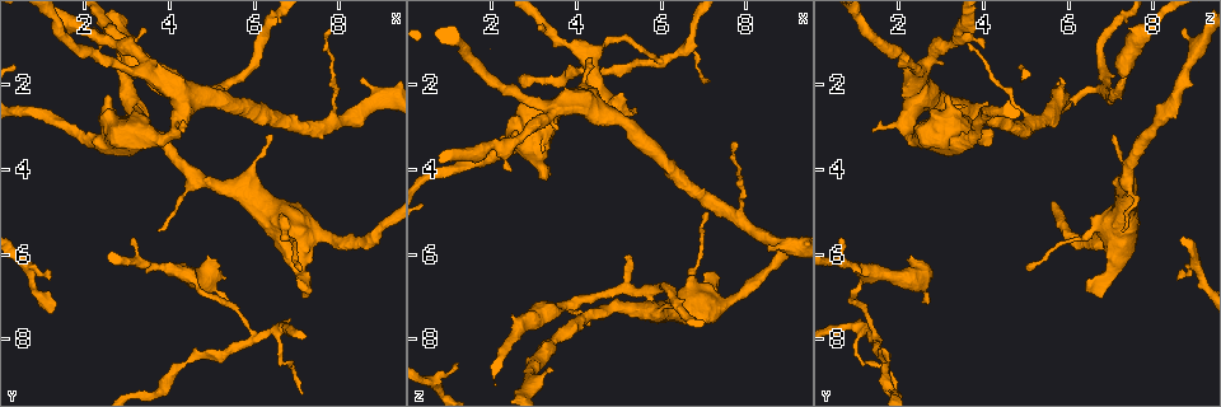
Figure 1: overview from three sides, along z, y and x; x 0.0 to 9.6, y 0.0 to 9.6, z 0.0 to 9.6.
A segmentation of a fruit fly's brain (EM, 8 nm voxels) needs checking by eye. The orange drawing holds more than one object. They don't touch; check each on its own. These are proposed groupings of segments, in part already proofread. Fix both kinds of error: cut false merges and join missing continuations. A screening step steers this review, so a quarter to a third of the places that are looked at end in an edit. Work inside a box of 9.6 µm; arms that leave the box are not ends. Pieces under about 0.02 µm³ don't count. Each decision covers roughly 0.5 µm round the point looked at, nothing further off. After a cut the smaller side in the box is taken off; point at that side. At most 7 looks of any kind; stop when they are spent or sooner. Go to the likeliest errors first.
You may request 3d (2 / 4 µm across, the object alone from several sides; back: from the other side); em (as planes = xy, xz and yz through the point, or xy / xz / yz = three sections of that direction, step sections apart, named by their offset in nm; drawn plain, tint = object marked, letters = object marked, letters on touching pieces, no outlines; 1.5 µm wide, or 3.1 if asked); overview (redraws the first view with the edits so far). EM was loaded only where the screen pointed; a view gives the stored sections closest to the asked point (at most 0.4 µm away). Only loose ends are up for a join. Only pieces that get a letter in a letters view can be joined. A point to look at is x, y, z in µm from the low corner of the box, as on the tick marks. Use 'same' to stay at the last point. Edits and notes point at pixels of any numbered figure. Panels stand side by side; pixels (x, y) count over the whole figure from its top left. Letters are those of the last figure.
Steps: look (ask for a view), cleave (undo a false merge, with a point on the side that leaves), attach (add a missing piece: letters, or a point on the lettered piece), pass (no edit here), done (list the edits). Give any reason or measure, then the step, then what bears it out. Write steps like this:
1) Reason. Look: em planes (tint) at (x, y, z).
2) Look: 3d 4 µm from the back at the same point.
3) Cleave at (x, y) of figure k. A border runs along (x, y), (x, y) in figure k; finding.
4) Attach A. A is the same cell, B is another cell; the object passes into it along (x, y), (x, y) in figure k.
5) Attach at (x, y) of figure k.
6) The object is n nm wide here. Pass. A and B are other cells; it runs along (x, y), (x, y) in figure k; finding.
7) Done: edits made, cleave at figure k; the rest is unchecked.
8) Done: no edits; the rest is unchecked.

Side arm on a straight run. Look: 3d 2 µm at (6.00, 8.00, 1.45).

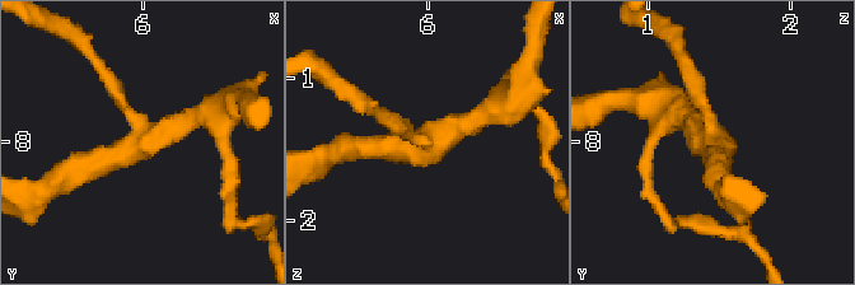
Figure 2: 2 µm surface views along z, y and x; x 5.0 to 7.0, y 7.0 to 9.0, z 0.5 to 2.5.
3 arms meet here; now the EM. Look: em planes (plain) at (5.98, 7.94, 1.44).

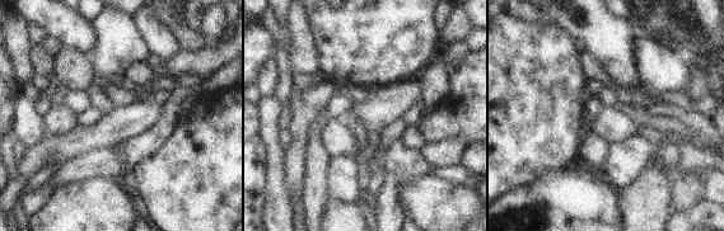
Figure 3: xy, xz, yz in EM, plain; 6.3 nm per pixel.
Look: em planes (letters) at the same point.

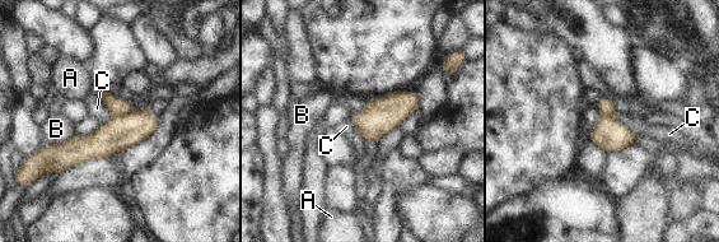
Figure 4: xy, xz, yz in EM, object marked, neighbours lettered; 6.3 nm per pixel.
Cleave at (127, 129) of figure 4. A, B and C are other cells; a border runs along (127, 110), (113, 116) in figure 4; two neurons meet here.

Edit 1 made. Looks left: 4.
An open end. Look: em planes (letters) at (4.30, 3.10, 1.45).

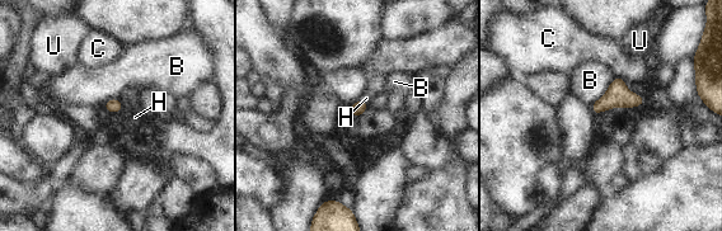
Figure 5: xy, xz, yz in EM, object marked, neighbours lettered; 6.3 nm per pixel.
Pass. B, C, H and U are other cells; no lettered piece goes on from it.

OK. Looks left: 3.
An open end. Look: em planes (letters) at (2.35, 1.20, 3.95).

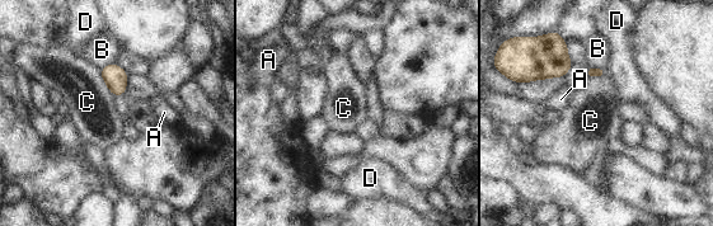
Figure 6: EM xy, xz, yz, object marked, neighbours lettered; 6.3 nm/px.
Pass. A, B, C and D are other cells; a border runs along (99, 70), (102, 80), (113, 97) in figure 6; none of them fits.

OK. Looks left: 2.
Done: edits made, cleave at figure 4; the rest is unchecked.

